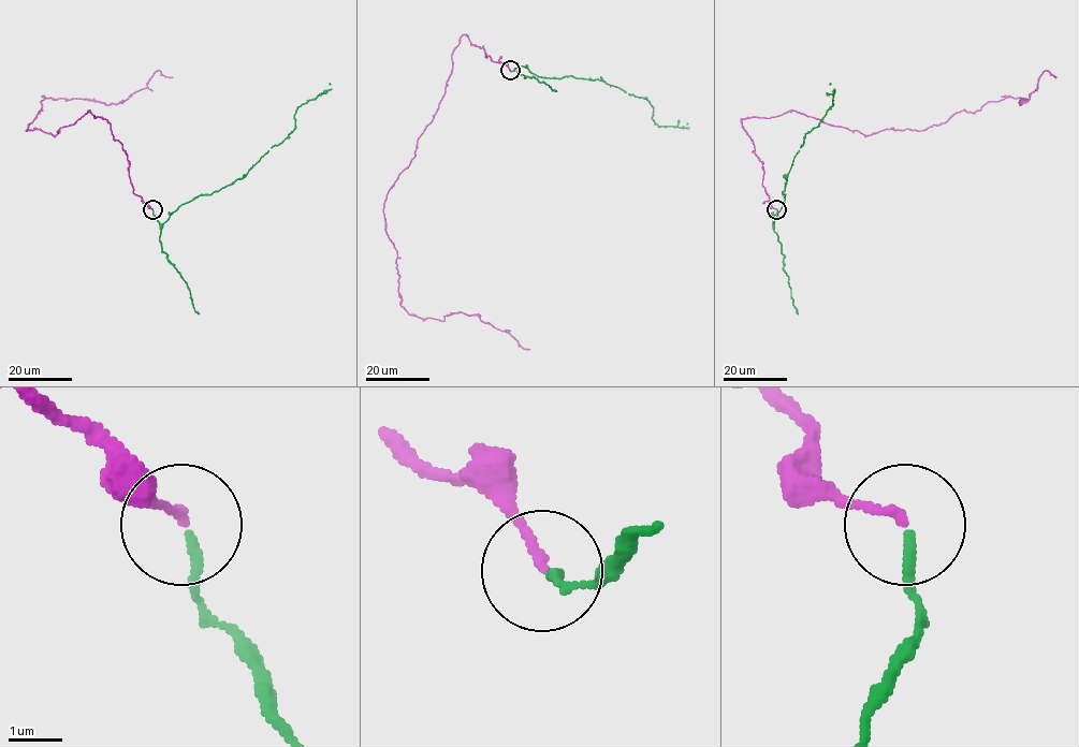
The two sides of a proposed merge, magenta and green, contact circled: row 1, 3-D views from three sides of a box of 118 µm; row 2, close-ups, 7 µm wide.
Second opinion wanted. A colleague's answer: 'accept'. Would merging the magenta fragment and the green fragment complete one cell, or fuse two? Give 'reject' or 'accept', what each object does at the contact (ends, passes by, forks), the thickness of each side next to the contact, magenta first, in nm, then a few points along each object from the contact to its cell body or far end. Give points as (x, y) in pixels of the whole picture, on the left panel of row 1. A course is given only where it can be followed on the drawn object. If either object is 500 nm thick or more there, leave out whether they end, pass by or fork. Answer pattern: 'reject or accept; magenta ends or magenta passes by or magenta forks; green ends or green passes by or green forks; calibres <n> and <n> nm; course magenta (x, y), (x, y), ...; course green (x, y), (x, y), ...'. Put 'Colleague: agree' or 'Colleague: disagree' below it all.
accept; magenta ends; green ends; calibres 150 and 200 nm; course magenta (151, 209), (104, 118), (88, 111), (55, 135), (26, 130), (43, 97), (118, 103), (158, 70), (173, 77); course green (152, 210), (158, 221), (163, 223), (184, 204), (243, 178), (295, 128), (295, 110), (329, 90), (330, 83)
Colleague: agree

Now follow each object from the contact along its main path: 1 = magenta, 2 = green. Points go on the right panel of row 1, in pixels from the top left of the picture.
1: (777, 209), (742, 118), (796, 111), (865, 135), (926, 130), (990, 101), (1020, 105), (1046, 70), (1055, 77)
2: (777, 210), (773, 223), (784, 201), (786, 179), (804, 135), (815, 128), (832, 105), (834, 90), (830, 83)

